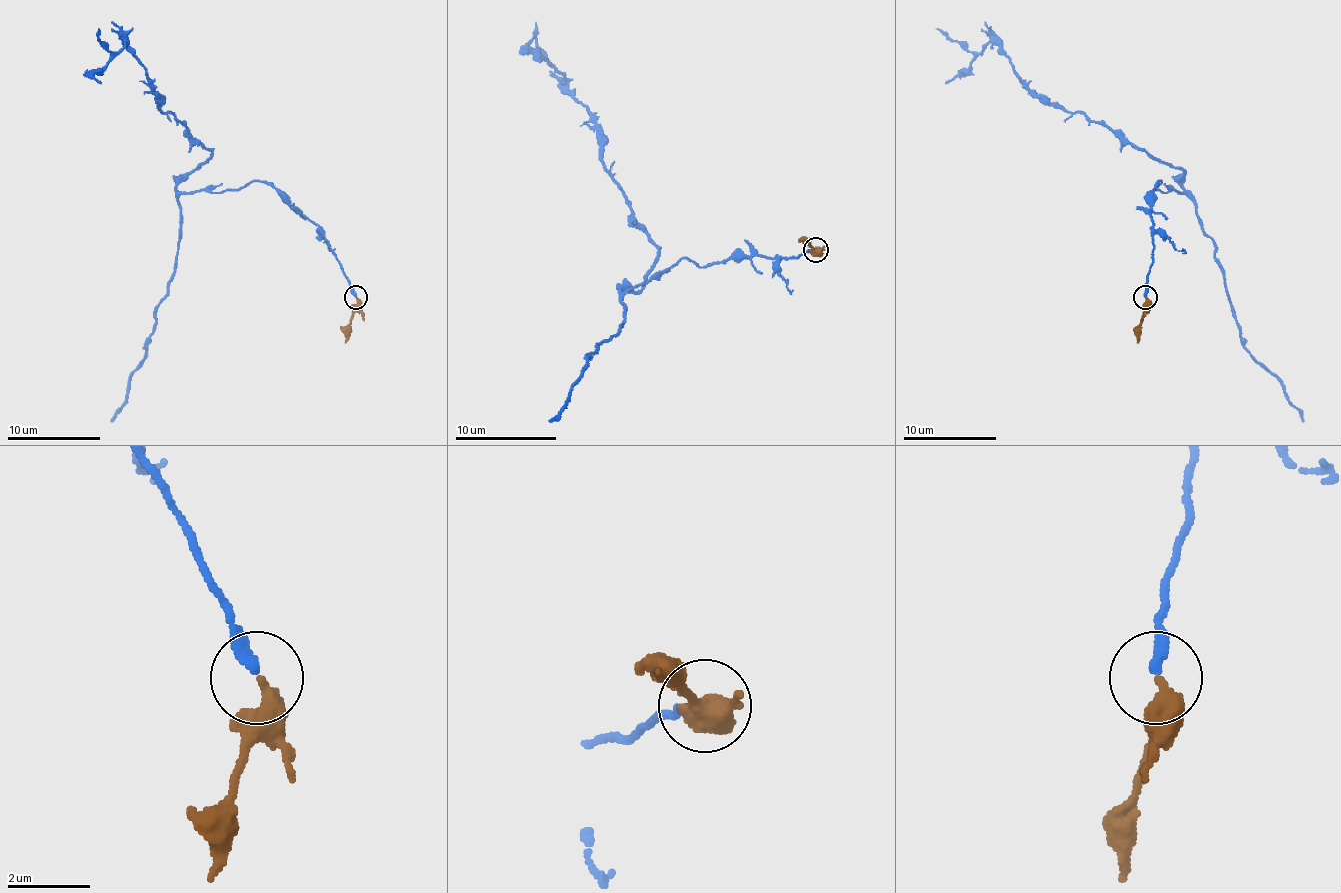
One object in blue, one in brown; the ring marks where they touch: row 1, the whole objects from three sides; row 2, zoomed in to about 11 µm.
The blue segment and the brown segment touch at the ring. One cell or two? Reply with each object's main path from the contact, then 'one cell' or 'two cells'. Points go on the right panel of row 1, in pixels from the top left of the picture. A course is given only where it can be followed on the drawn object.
blue via (1146, 295), (1150, 193), (1183, 193), (1183, 170), (1046, 105), (997, 44), (971, 53), (936, 28) | brown via (1146, 298), (1146, 312), (1136, 342) | one cell

